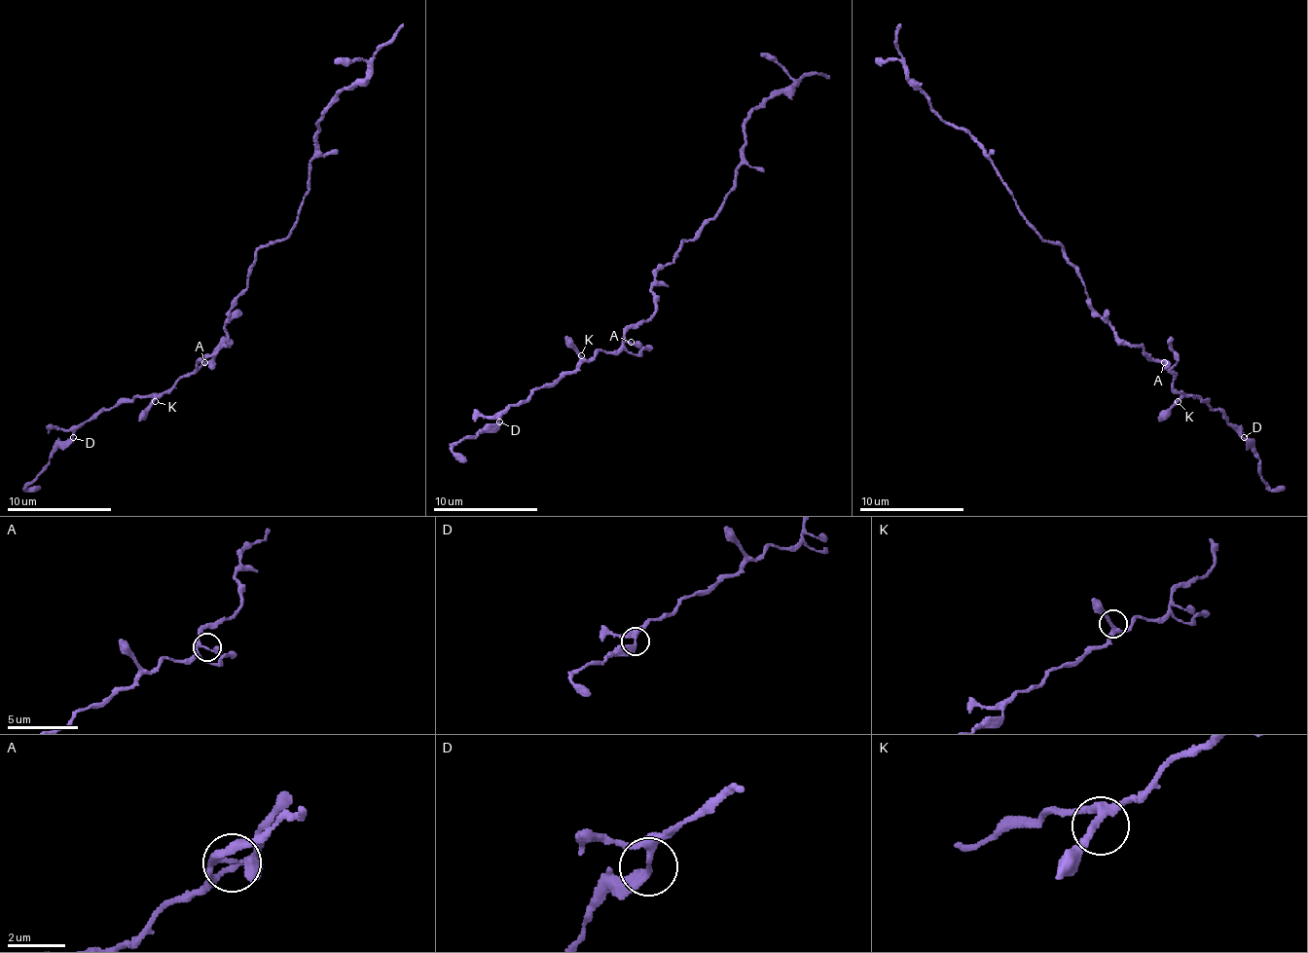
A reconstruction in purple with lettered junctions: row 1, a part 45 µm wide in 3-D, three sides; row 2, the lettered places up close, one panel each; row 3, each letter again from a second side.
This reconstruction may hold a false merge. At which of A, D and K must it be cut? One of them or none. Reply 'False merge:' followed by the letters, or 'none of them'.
False merge: none of them

